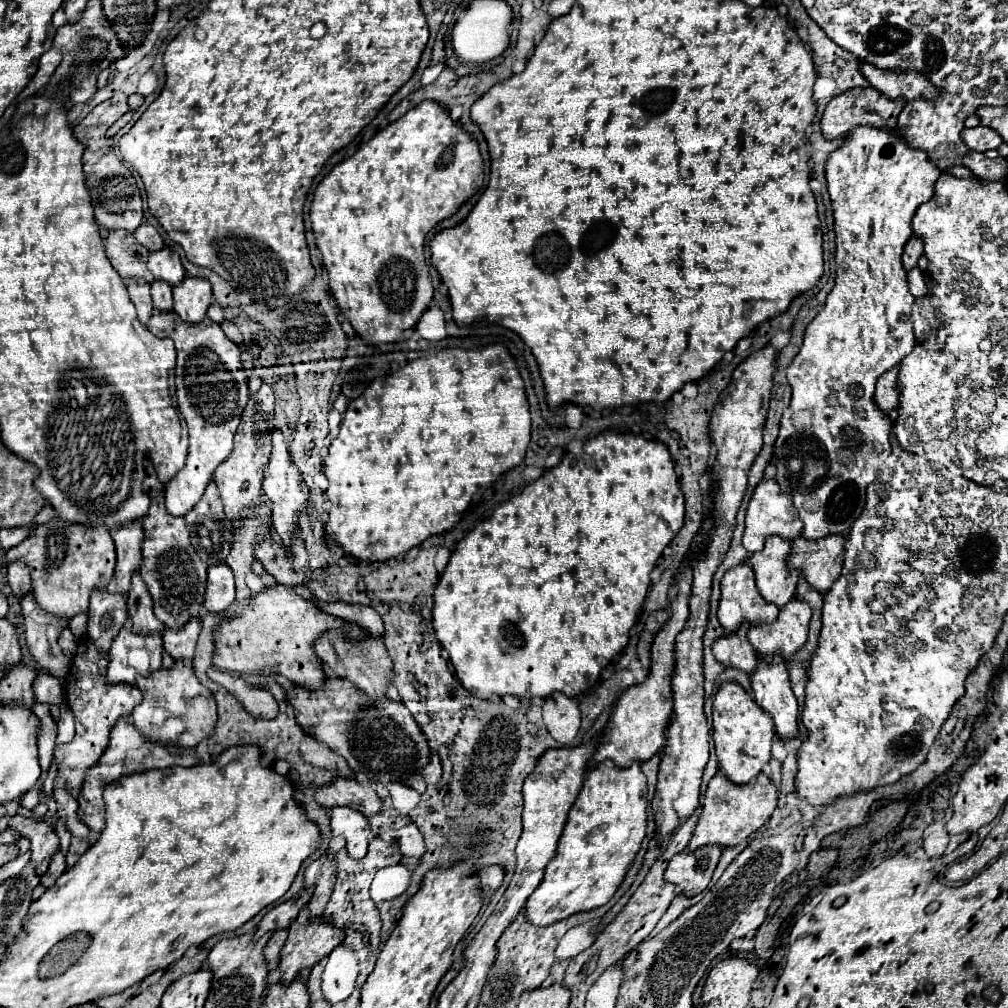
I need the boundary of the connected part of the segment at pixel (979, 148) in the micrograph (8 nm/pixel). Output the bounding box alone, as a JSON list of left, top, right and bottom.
[961,126,1003,152]

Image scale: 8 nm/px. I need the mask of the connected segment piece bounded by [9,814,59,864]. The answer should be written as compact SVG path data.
M13 816L9 828L31 840L31 862L39 864L45 858L51 858L57 850L59 836L45 820L33 820L25 816Z

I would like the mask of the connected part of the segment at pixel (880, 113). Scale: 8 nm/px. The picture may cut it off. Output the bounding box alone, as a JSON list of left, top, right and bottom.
[821,88,905,140]

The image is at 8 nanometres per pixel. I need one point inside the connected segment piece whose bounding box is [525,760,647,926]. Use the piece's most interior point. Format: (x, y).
(605, 828)

